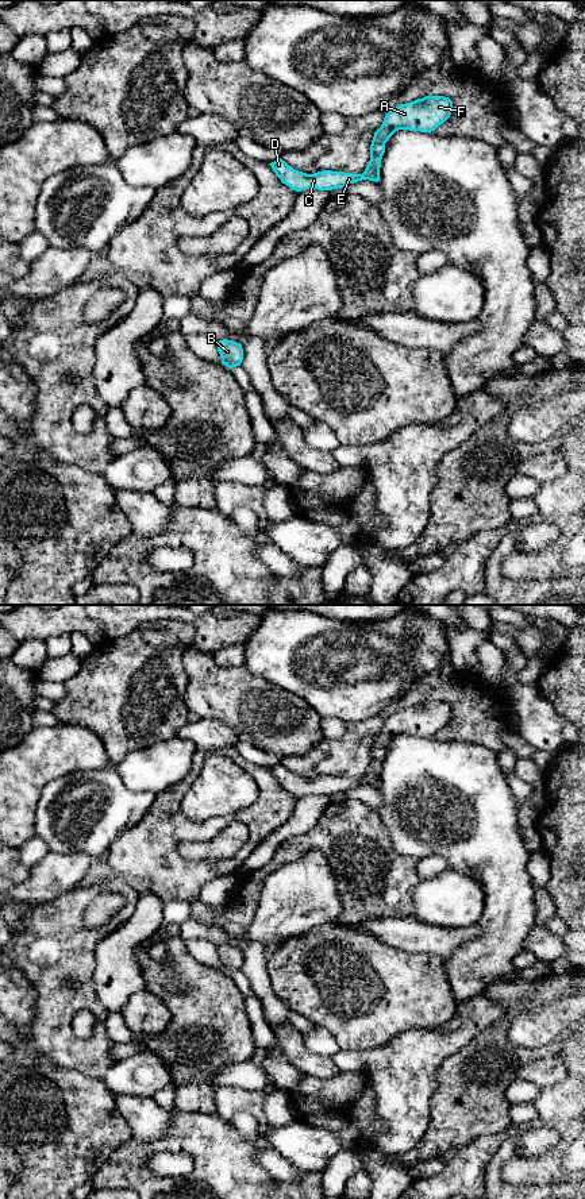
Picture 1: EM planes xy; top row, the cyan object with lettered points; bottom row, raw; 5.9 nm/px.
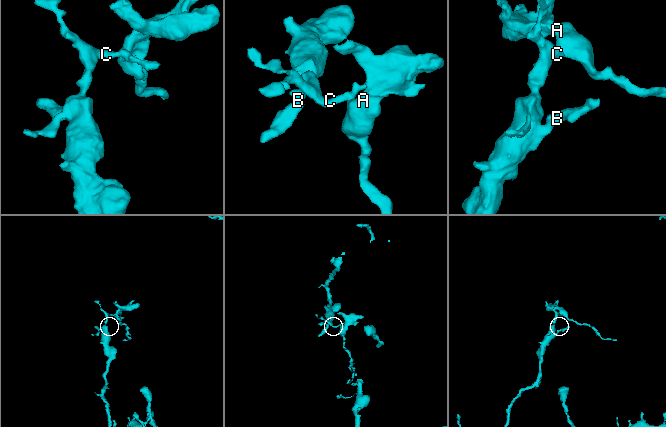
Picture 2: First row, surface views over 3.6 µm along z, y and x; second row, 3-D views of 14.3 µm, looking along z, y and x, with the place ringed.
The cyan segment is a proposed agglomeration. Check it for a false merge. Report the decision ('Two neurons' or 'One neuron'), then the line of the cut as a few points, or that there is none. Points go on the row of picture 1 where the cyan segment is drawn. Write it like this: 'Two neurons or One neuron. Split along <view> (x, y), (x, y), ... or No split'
Two neurons. Split along xy (362, 173), (372, 180), (378, 178)

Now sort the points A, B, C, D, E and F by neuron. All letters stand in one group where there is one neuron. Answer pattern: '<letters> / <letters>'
A F / B C D E

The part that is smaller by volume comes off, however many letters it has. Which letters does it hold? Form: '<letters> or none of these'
A, F

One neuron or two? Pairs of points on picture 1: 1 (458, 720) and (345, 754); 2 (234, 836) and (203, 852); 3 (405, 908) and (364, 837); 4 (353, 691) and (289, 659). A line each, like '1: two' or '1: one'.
1: one
2: one
3: one
4: one

